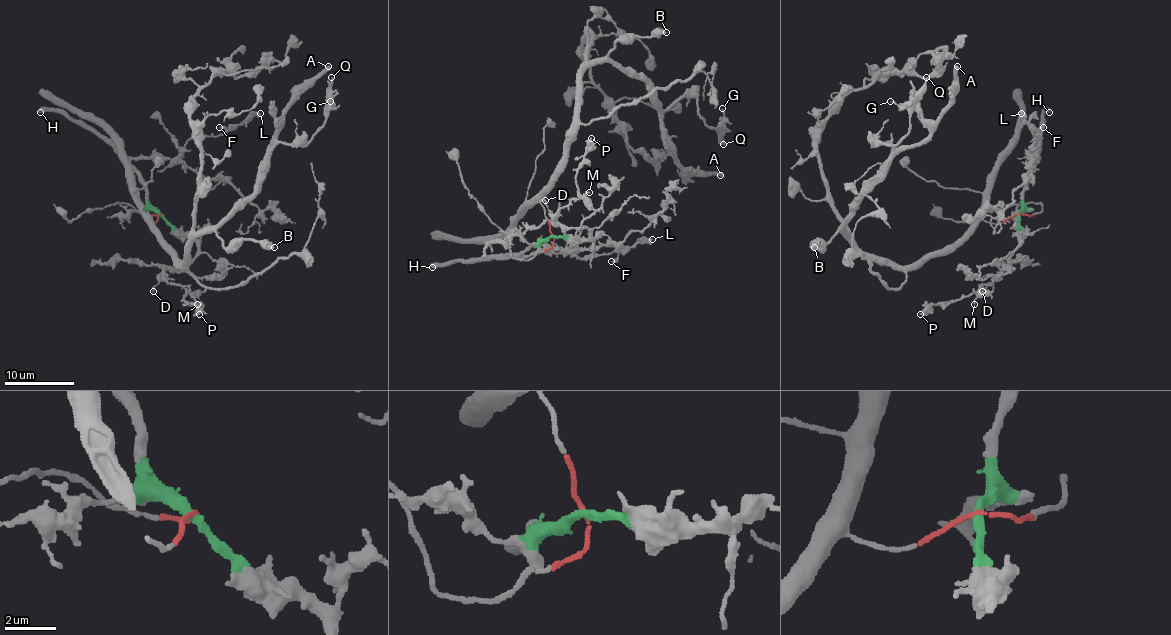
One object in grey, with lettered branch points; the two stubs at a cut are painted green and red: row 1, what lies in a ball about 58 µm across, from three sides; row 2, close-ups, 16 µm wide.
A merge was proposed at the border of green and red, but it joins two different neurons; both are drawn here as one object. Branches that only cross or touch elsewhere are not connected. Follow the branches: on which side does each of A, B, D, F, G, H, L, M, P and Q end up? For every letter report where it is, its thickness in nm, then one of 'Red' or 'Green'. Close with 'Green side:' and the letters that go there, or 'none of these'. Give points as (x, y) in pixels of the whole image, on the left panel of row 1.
A: Place: (328, 66). Thickness 500 nm. Red
B: Place: (274, 247). Thickness 420 nm. Red
D: Place: (153, 291). Thickness 190 nm. Green
F: Place: (219, 127). Thickness 280 nm. Green
G: Place: (330, 101). Thickness 170 nm. Red
H: Place: (40, 112). Thickness 480 nm. Green
L: Place: (260, 113). Thickness 440 nm. Green
M: Place: (197, 304). Thickness 190 nm. Green
P: Place: (199, 314). Thickness 280 nm. Green
Q: Place: (331, 77). Thickness 200 nm. Red
Green side: D, F, H, L, M, P

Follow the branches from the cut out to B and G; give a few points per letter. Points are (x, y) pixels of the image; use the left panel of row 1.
B: (161, 213), (149, 224), (182, 266), (184, 252), (198, 236), (213, 231), (226, 247), (245, 240), (274, 247)
G: (161, 213), (149, 224), (182, 266), (185, 248), (253, 191), (271, 151), (280, 142), (306, 144), (330, 102)

